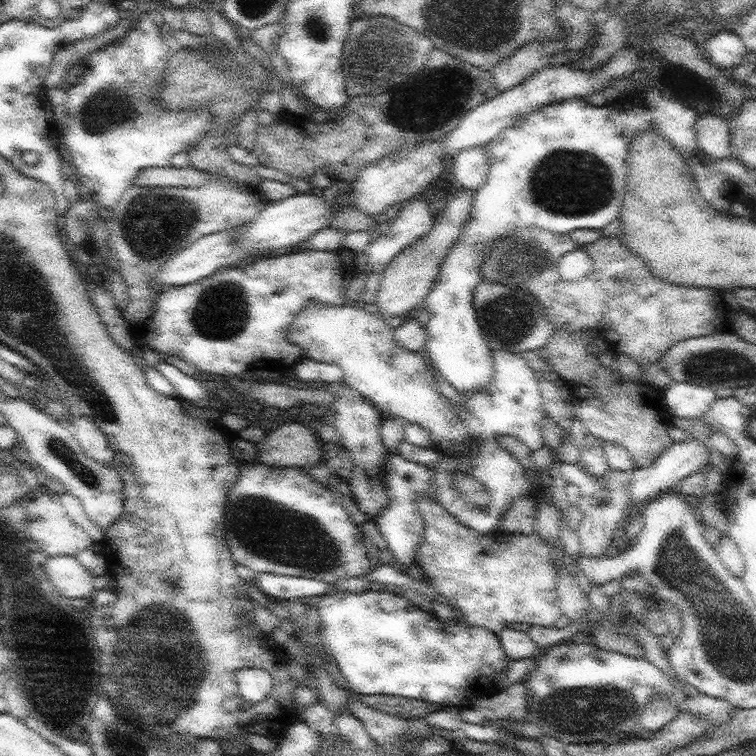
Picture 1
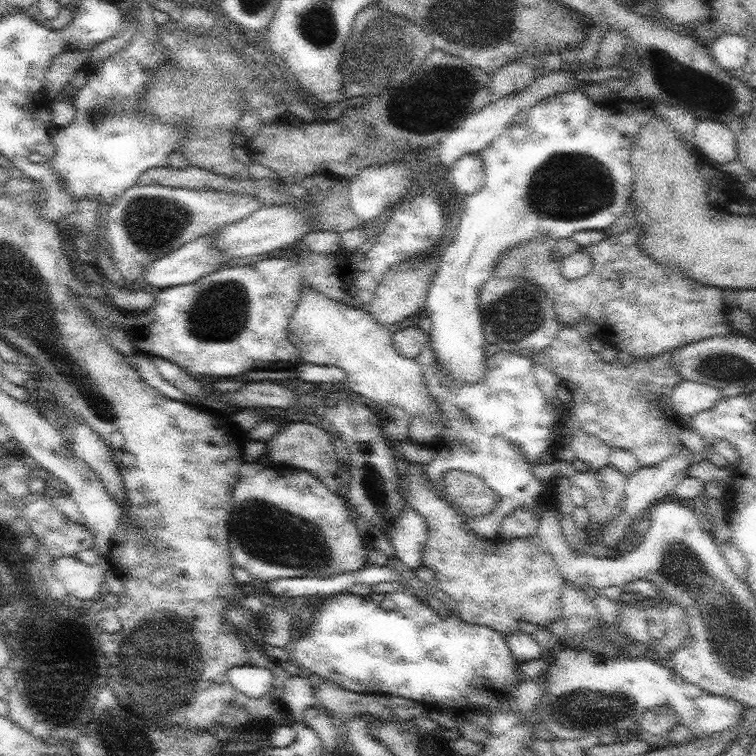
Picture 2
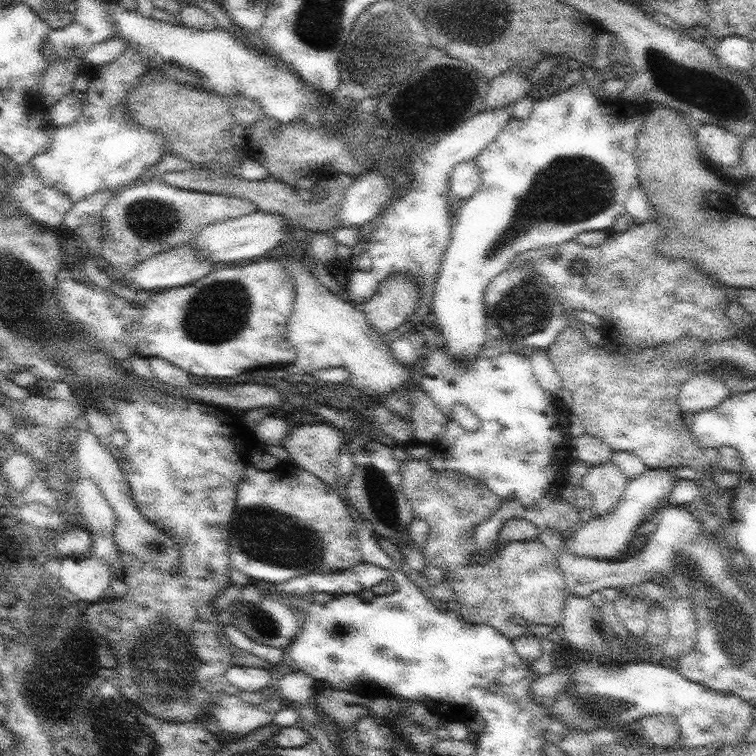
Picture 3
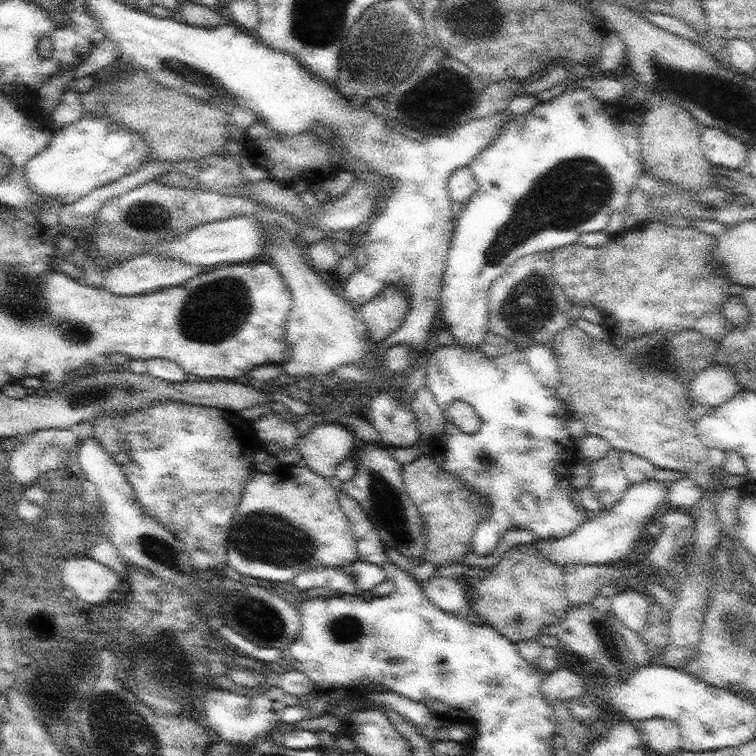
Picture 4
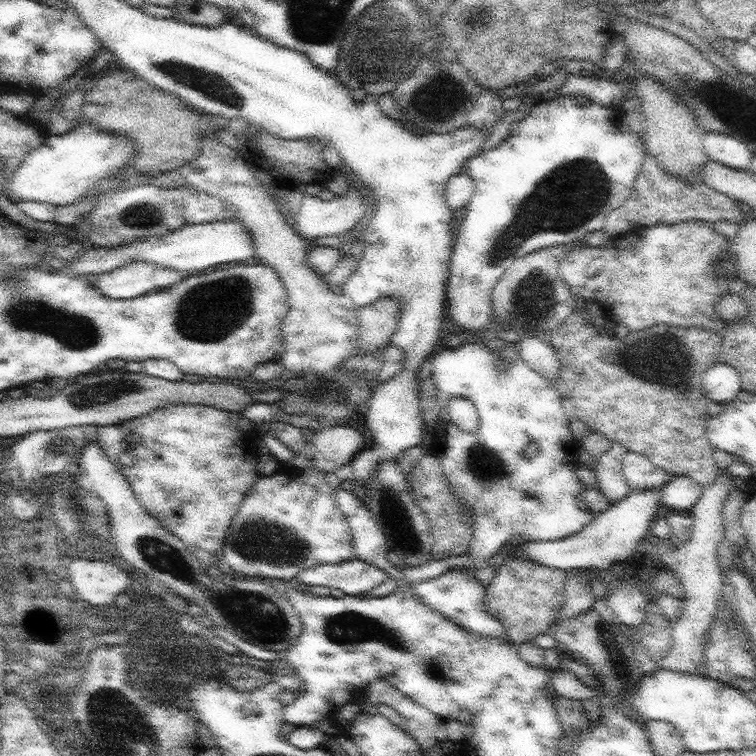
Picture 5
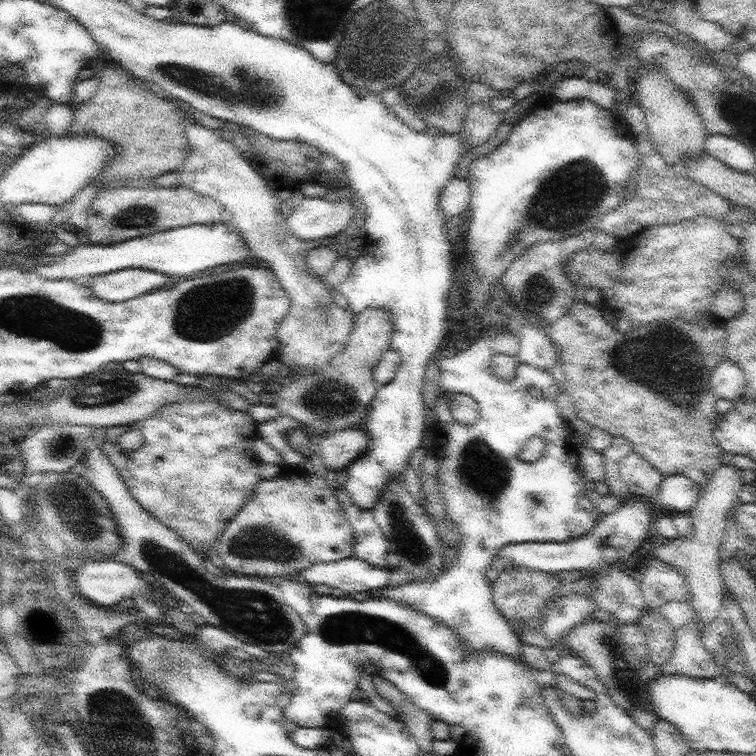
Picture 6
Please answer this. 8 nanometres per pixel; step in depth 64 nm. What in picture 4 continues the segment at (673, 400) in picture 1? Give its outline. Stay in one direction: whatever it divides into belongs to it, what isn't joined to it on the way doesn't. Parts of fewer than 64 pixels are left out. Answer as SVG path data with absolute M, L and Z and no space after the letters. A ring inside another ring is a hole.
M713 364L702 370L691 385L689 402L716 408L731 400L741 389L737 373L728 365Z

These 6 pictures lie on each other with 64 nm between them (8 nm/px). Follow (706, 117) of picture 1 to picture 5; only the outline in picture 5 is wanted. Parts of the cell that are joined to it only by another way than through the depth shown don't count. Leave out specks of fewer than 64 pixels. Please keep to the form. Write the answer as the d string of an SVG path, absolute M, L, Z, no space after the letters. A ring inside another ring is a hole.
M707 132L704 150L710 160L718 161L736 170L748 170L752 166L754 153L739 137L720 132Z

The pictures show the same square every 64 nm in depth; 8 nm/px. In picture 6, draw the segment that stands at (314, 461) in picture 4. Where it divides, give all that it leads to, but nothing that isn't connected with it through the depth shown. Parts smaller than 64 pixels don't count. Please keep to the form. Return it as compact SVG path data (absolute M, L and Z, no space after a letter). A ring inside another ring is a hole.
M346 428L346 430L332 432L332 434L324 434L316 446L317 452L315 456L319 456L322 459L322 464L328 470L342 470L356 461L358 457L364 456L368 450L368 444L370 444L370 438L368 438L368 434L364 430Z

